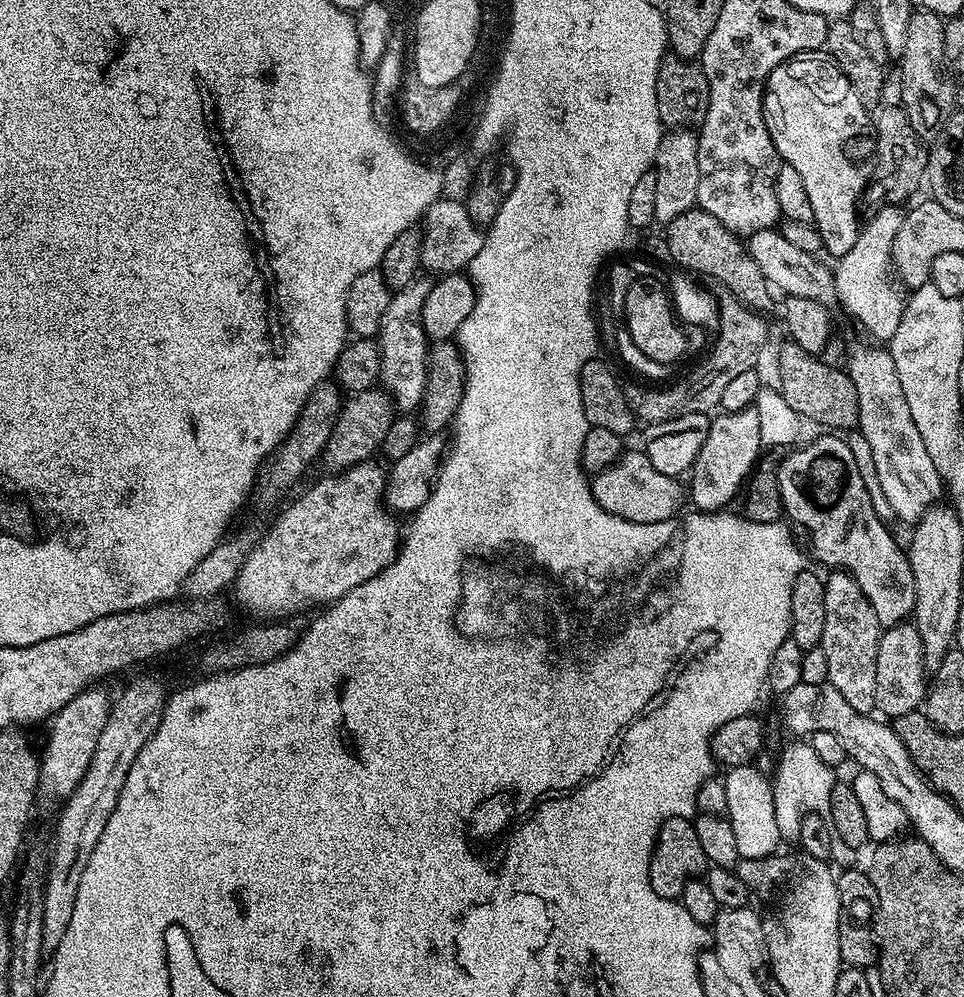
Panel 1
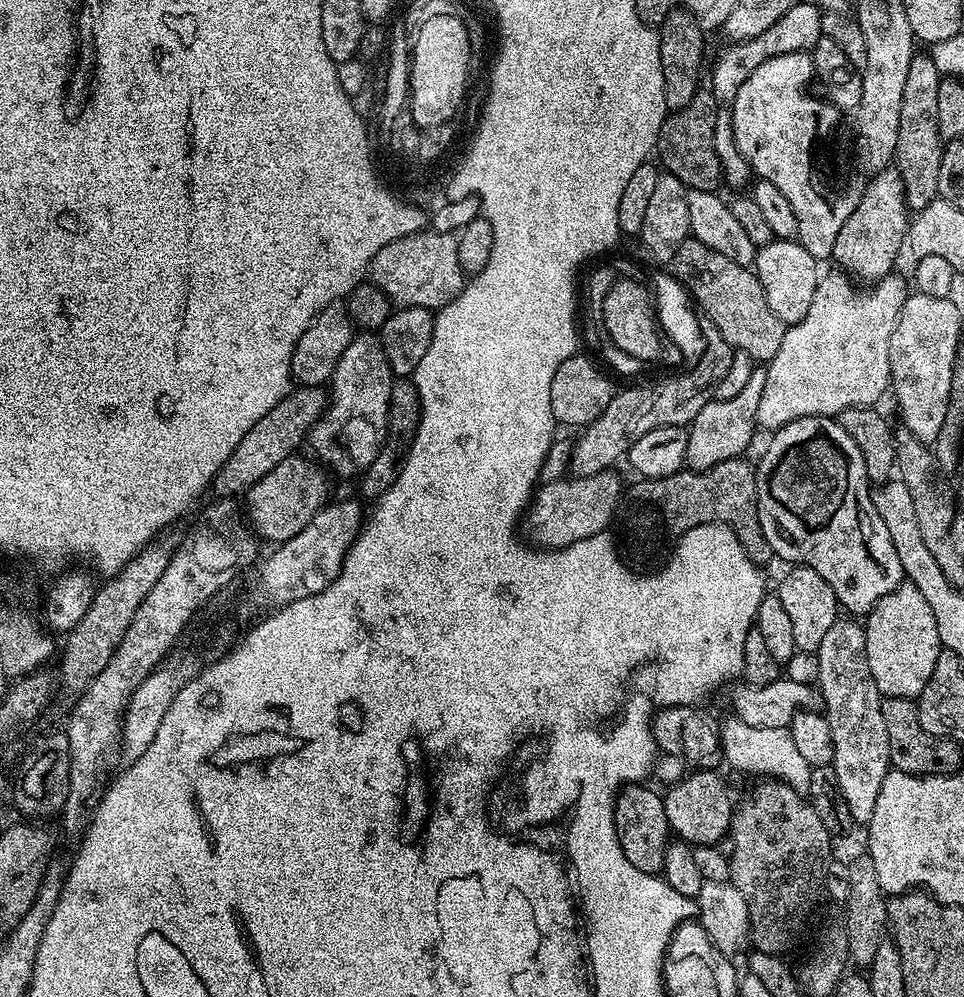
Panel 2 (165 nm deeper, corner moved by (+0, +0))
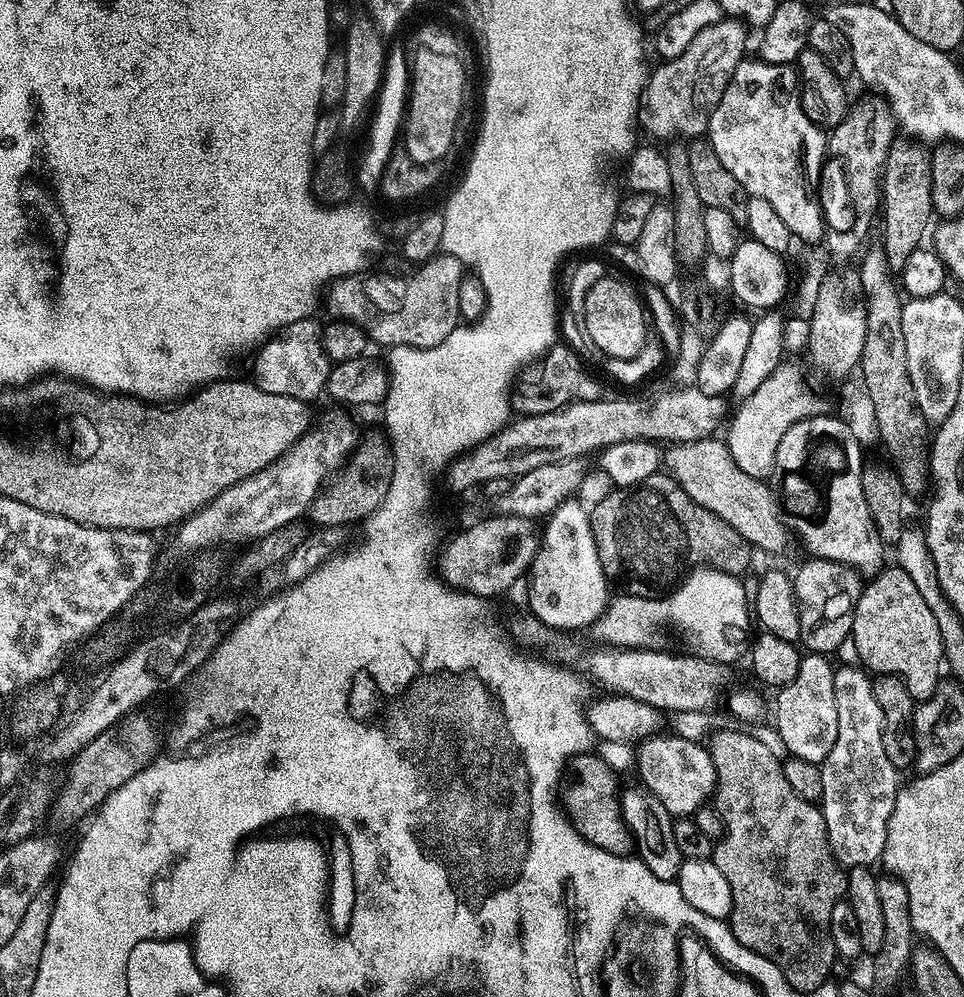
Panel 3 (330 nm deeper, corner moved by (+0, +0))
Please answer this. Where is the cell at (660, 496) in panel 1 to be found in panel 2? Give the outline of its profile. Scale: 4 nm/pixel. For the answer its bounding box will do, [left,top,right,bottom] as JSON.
[526,470,622,550]

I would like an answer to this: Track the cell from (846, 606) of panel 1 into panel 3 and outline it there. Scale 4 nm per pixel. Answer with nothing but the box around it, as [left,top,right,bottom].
[820,667,902,869]

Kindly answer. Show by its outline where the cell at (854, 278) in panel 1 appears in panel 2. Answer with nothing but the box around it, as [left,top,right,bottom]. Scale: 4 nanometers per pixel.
[756,270,910,430]

